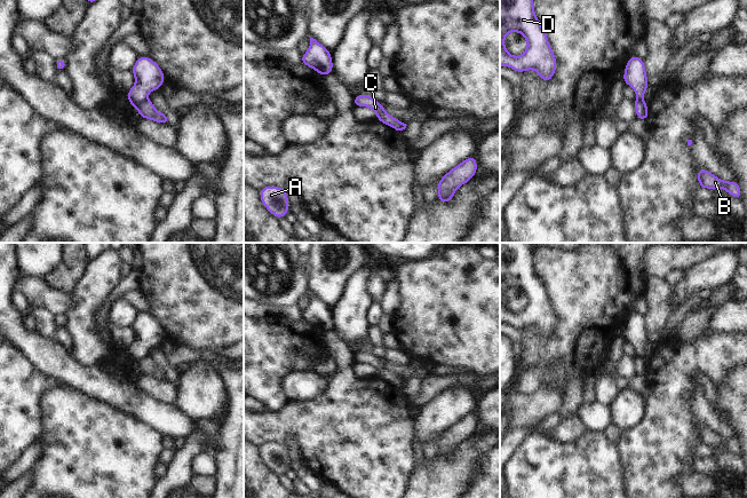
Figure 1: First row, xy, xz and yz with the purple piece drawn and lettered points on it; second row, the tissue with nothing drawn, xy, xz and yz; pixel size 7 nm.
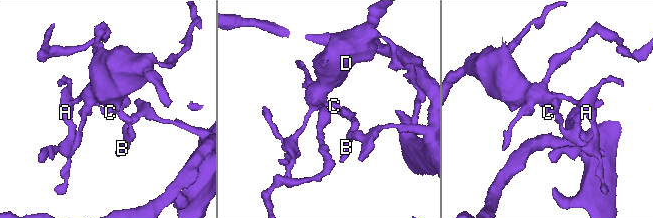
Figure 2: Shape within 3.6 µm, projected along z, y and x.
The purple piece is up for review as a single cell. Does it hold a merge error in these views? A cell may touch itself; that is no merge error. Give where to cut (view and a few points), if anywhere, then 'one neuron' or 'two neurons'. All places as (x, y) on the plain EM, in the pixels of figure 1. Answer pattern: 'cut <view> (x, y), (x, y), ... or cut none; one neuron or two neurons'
cut xy (146, 354), (135, 363); two neurons

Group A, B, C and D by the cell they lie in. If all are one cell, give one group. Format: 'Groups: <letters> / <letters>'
Groups: A C D / B

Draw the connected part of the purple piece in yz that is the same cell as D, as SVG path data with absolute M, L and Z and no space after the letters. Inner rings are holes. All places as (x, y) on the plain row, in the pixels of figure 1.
M500 243L500 323L503 322L518 330L534 326L545 339L553 335L557 325L557 317L546 285L534 268L533 248L526 243ZM510 288L519 288L527 299L526 307L519 313L510 311L504 303L506 292Z

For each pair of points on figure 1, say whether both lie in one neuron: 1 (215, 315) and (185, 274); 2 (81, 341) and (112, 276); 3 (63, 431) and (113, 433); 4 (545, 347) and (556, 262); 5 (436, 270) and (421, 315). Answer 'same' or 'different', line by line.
1: same
2: same
3: same
4: same
5: same

